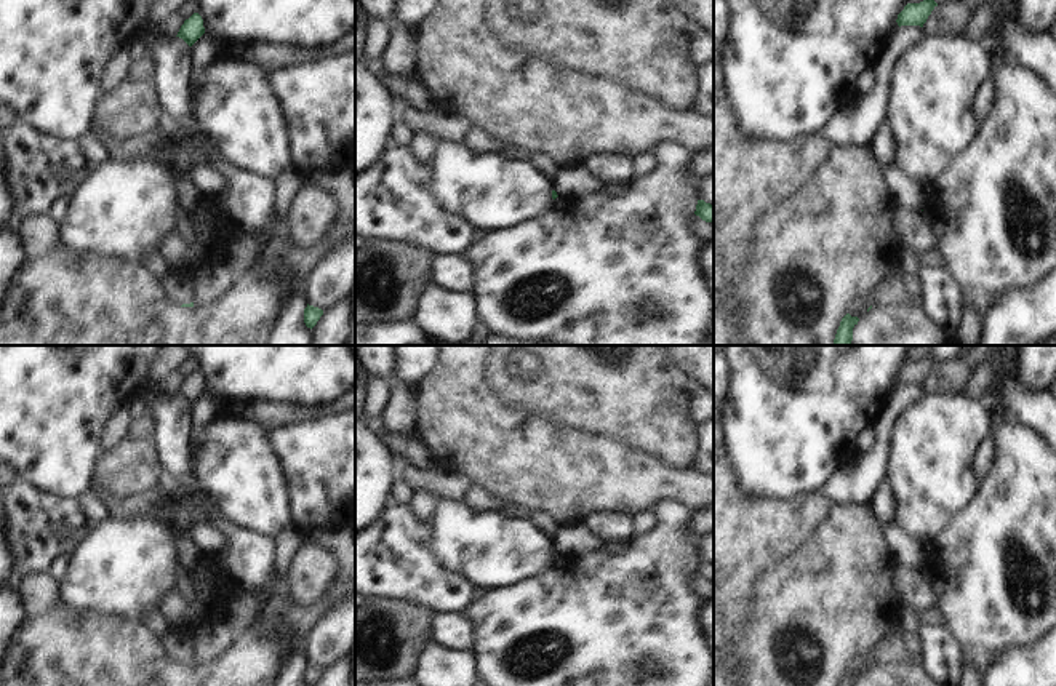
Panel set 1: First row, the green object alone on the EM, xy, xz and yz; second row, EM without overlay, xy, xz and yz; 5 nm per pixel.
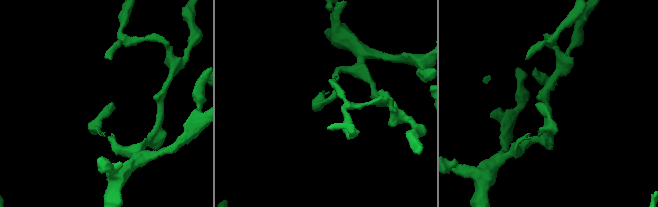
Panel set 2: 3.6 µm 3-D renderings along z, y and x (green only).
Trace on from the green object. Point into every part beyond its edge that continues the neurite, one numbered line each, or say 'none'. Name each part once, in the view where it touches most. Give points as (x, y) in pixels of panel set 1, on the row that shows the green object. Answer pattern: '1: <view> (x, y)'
none

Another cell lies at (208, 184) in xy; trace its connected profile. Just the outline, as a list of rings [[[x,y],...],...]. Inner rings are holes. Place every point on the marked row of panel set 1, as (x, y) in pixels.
[[[194,160],[189,170],[194,193],[210,203],[221,203],[227,193],[224,177],[203,162]]]

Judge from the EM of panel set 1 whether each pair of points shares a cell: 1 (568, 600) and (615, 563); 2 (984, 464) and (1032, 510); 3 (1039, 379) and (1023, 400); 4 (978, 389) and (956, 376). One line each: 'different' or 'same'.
1: same
2: different
3: different
4: different

